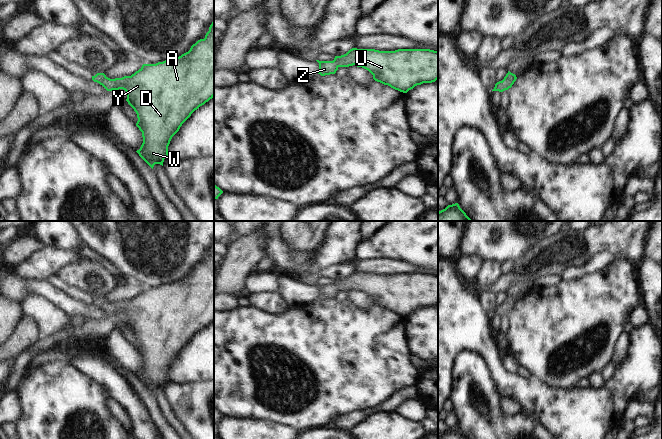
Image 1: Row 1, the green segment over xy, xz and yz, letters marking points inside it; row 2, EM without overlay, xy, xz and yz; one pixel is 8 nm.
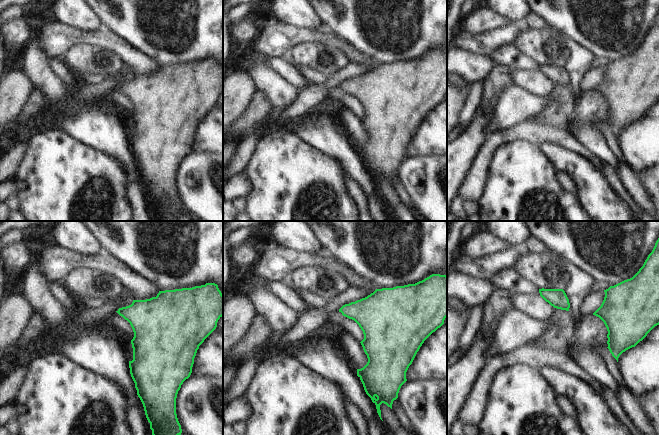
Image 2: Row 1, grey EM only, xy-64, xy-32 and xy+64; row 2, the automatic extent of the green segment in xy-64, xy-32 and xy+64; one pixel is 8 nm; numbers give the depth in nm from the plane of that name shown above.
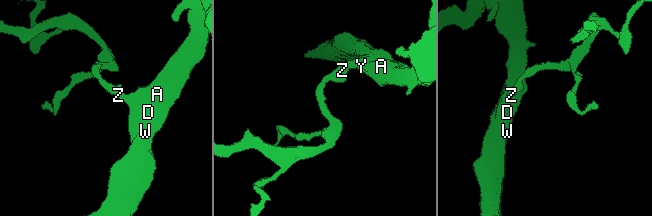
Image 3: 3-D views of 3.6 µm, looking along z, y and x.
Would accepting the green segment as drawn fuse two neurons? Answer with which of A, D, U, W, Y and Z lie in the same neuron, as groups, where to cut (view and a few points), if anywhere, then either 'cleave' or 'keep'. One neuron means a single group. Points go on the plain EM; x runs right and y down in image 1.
groups A D U W Y Z; cut none; keep

